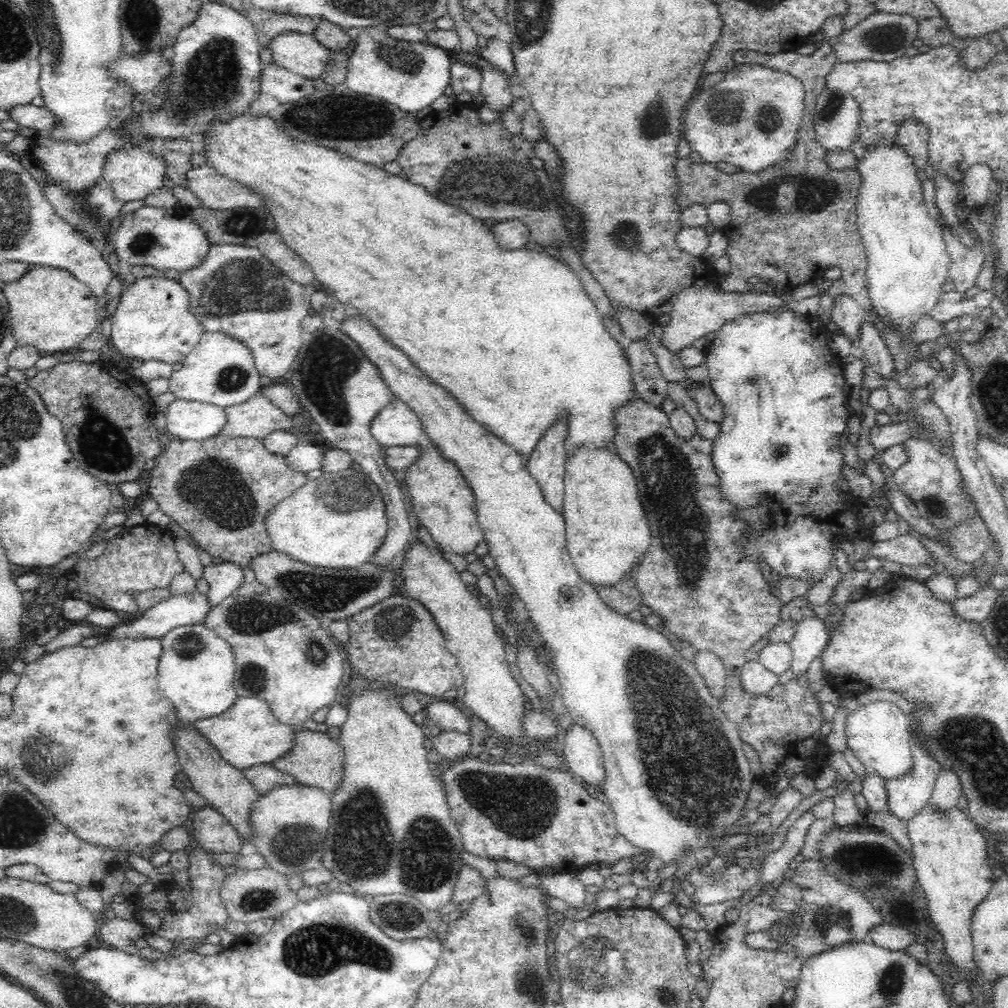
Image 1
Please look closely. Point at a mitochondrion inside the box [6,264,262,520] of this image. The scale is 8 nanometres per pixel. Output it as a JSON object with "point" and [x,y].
{"point":[100,444]}

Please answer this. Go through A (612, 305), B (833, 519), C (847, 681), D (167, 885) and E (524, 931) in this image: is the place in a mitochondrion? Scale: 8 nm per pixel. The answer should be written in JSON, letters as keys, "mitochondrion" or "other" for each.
{"A":"other","B":"other","C":"other","D":"other","E":"mitochondrion"}

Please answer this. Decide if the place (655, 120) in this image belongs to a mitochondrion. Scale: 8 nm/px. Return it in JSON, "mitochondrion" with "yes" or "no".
{"mitochondrion":"yes"}

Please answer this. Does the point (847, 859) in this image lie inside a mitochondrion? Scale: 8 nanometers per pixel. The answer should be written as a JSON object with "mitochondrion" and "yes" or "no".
{"mitochondrion":"yes"}

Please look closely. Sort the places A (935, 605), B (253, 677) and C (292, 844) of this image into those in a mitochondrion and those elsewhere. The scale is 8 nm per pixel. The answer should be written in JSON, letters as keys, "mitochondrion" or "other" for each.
{"A":"other","B":"mitochondrion","C":"mitochondrion"}

